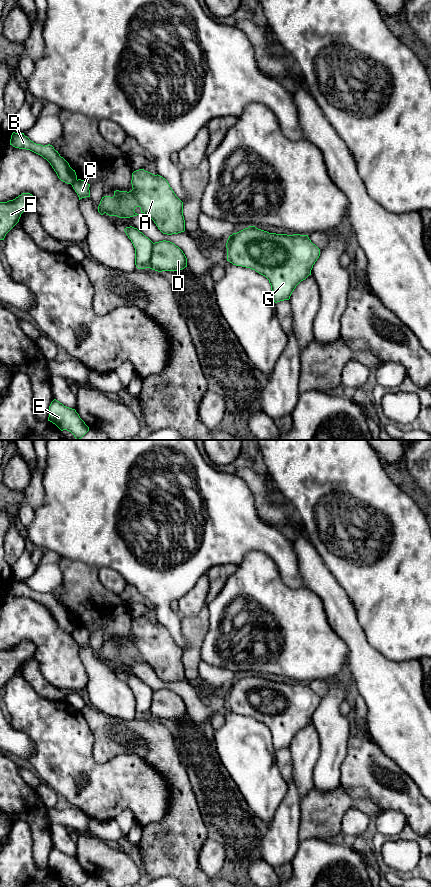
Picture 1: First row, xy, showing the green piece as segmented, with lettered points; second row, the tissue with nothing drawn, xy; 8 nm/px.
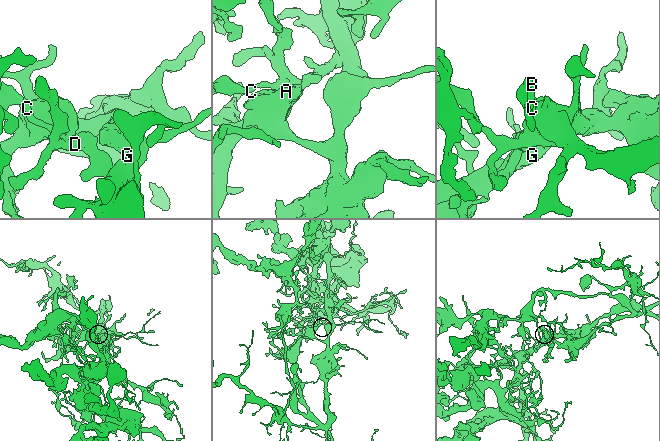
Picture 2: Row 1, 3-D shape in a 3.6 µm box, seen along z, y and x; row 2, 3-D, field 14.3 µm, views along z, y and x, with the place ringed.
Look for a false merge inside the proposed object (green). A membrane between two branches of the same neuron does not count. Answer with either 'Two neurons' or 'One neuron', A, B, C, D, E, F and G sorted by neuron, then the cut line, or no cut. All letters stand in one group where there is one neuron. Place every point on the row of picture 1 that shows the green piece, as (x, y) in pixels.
Two neurons. Groups: A B D E F / C G. Split along xy (153, 243), (148, 267)

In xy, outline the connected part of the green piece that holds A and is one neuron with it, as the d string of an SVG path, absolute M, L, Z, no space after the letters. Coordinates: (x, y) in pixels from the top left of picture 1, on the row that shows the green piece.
M139 169L132 173L131 184L133 189L129 192L116 190L113 197L102 197L98 212L101 215L106 213L109 216L130 218L140 215L134 211L136 207L139 207L141 213L149 216L163 234L172 235L185 231L183 202L176 196L165 178Z

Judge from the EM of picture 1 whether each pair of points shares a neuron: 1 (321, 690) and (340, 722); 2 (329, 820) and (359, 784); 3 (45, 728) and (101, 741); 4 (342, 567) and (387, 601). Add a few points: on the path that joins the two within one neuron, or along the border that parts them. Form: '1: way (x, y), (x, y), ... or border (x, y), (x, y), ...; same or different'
1: border (329, 680), (331, 685), (320, 698); different
2: border (340, 785), (353, 798), (366, 798), (372, 802); different
3: border (84, 717), (93, 737), (93, 758), (98, 762); different
4: way (353, 567), (376, 590); same

